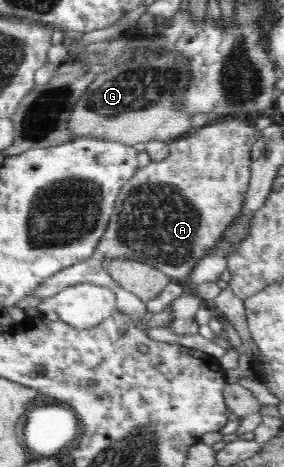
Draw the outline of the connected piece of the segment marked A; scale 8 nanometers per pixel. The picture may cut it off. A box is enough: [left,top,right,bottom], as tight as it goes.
[31,117,261,320]

